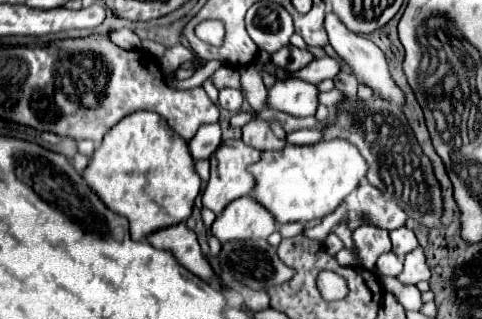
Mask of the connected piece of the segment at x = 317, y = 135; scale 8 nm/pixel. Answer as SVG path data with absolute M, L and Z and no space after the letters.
M299 129L293 133L287 133L285 141L293 143L293 145L311 145L317 143L321 139L321 131L319 129Z

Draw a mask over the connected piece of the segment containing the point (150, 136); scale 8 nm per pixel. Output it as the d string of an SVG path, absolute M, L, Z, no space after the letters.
M139 111L121 119L105 135L83 171L85 183L115 215L127 217L135 241L189 219L193 201L201 191L195 161L181 139L157 113Z

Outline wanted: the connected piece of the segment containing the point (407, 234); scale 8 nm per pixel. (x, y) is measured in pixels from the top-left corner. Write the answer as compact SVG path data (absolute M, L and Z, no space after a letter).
M399 227L395 231L389 233L391 237L391 243L393 243L393 253L397 257L405 257L409 251L413 251L417 247L417 239L415 239L415 233L409 229L409 227Z

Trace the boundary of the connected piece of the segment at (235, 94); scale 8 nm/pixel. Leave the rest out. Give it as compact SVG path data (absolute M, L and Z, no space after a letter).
M221 89L219 105L223 109L227 109L227 111L241 111L241 105L243 105L241 91L237 91L237 89Z

